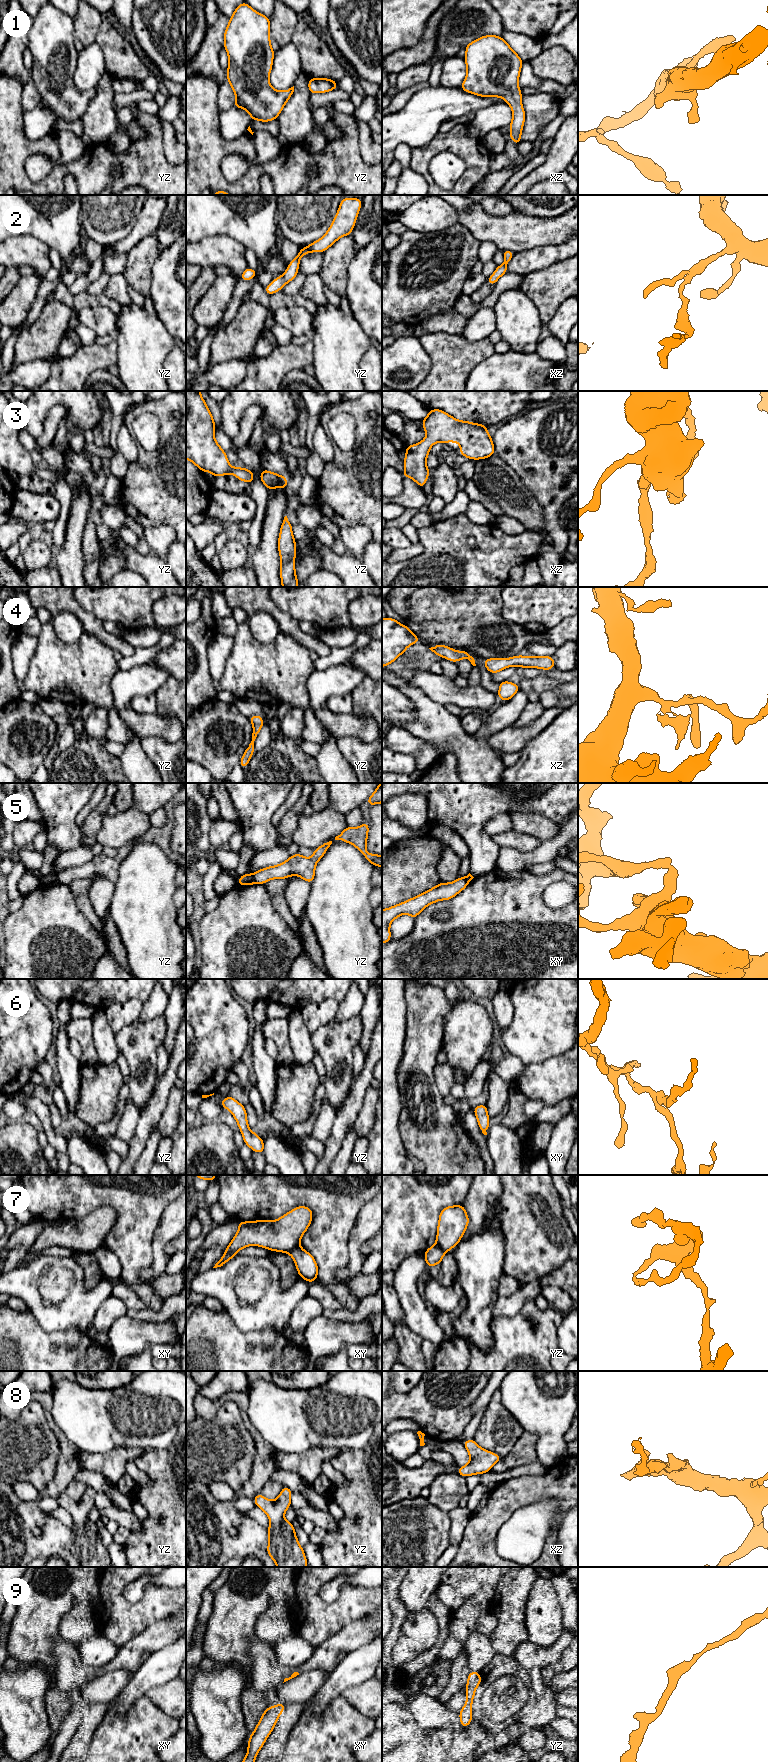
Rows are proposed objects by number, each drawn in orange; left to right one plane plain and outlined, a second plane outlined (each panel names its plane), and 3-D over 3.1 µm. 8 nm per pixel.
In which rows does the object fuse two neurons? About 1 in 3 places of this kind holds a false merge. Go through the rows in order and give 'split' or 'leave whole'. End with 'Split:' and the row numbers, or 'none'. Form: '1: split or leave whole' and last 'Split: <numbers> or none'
1: leave whole
2: leave whole
3: leave whole
4: leave whole
5: split
6: leave whole
7: split
8: leave whole
9: leave whole
Split: 5, 7

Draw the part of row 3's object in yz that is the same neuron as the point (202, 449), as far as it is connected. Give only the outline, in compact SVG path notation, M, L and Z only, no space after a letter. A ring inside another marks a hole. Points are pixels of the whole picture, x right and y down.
M186 391L186 459L193 462L202 472L211 472L214 477L226 474L234 474L241 481L252 483L254 474L246 468L231 467L227 455L215 440L214 433L216 424L211 412L207 407L200 391Z

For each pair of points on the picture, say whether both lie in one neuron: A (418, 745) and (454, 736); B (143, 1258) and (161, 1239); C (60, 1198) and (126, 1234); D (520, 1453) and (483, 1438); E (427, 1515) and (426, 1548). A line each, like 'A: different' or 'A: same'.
A: different
B: different
C: same
D: different
E: same

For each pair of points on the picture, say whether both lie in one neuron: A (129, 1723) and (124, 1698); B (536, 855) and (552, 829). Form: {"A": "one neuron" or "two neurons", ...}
{"A": "two neurons", "B": "two neurons"}

